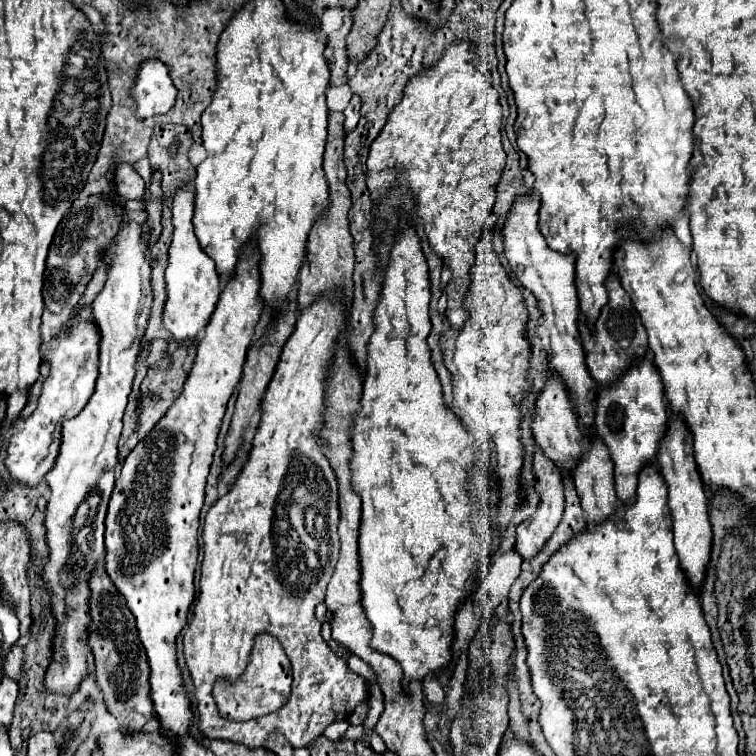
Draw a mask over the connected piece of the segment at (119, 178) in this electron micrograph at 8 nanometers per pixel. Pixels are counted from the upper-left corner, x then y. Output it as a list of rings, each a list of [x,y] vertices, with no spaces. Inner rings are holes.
[[[126,163],[118,165],[116,167],[116,177],[114,177],[114,183],[116,183],[116,191],[128,201],[128,199],[134,199],[134,201],[140,201],[144,197],[144,191],[146,191],[146,183],[142,181],[142,177]]]

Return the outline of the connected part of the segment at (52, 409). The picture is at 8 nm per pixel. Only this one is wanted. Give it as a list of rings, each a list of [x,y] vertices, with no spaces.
[[[84,309],[70,321],[70,325],[64,327],[64,331],[54,341],[42,343],[44,357],[50,361],[50,375],[44,381],[42,397],[36,411],[24,419],[24,429],[12,435],[8,457],[4,461],[10,475],[26,483],[28,487],[36,487],[44,479],[44,475],[54,467],[60,449],[60,431],[64,417],[70,419],[78,415],[88,403],[88,397],[92,395],[98,373],[100,335],[96,335],[96,327],[90,321],[90,309]]]

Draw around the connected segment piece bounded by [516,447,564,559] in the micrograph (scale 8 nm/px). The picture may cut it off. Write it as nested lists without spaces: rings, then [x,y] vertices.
[[[536,447],[536,455],[534,455],[534,473],[536,473],[536,491],[540,493],[540,505],[534,517],[530,517],[528,521],[524,521],[522,525],[518,525],[516,529],[516,551],[522,559],[532,559],[536,557],[542,547],[546,545],[546,541],[552,537],[552,533],[556,531],[556,527],[562,521],[562,511],[564,511],[564,491],[562,491],[562,477],[560,473],[554,469],[554,465],[540,453],[540,447]]]

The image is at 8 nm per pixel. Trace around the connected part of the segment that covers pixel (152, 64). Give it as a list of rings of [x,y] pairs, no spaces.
[[[150,59],[142,65],[132,95],[138,105],[138,117],[146,119],[158,113],[168,113],[174,105],[176,87],[168,77],[168,67],[162,61]]]

